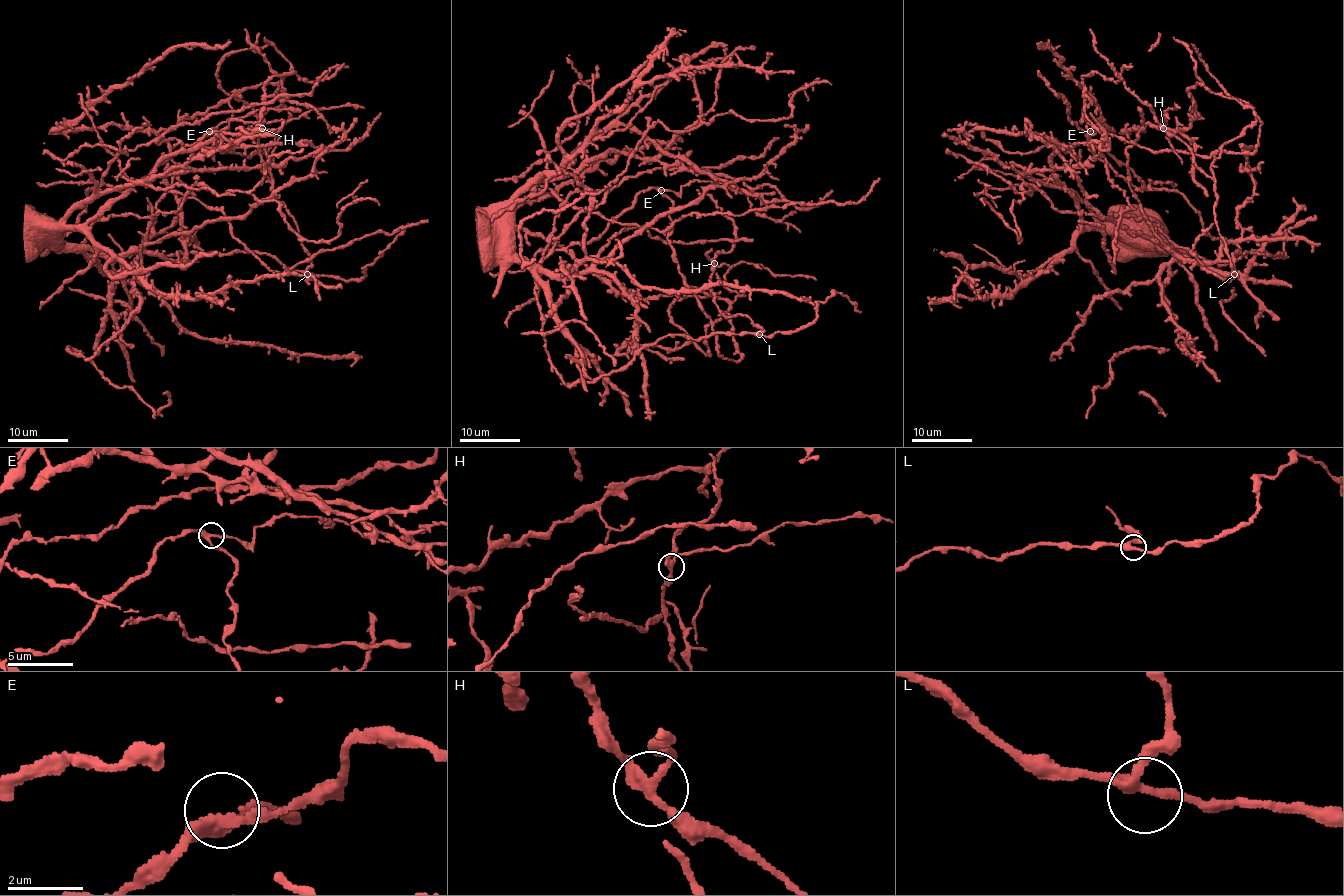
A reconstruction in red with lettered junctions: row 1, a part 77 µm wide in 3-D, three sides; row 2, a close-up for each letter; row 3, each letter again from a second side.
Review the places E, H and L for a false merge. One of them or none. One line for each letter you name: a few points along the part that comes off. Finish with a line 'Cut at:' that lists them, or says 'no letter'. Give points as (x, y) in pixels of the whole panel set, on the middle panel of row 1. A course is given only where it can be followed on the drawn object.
H: Course of the part to remove: (714, 263), (717, 266), (723, 263), (734, 266), (747, 262), (759, 263), (780, 275), (810, 275), (816, 280)
Cut at: H

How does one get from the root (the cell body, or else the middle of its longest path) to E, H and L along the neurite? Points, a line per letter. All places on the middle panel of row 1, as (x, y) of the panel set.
E: (720, 315), (716, 322), (710, 318), (679, 271), (667, 238), (672, 229), (669, 215), (672, 202), (661, 190)
H: (720, 315), (723, 313), (711, 292), (714, 263)
L: (720, 315), (722, 312), (726, 316), (746, 315), (762, 330), (759, 334)

